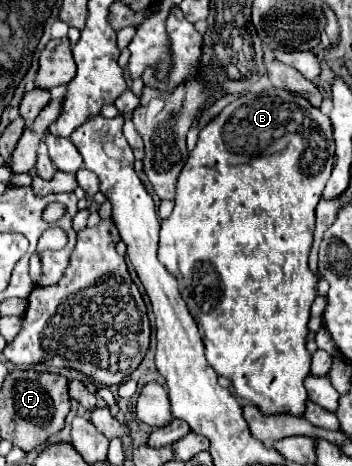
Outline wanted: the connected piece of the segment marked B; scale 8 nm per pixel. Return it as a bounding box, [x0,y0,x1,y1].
[158,90,336,416]

